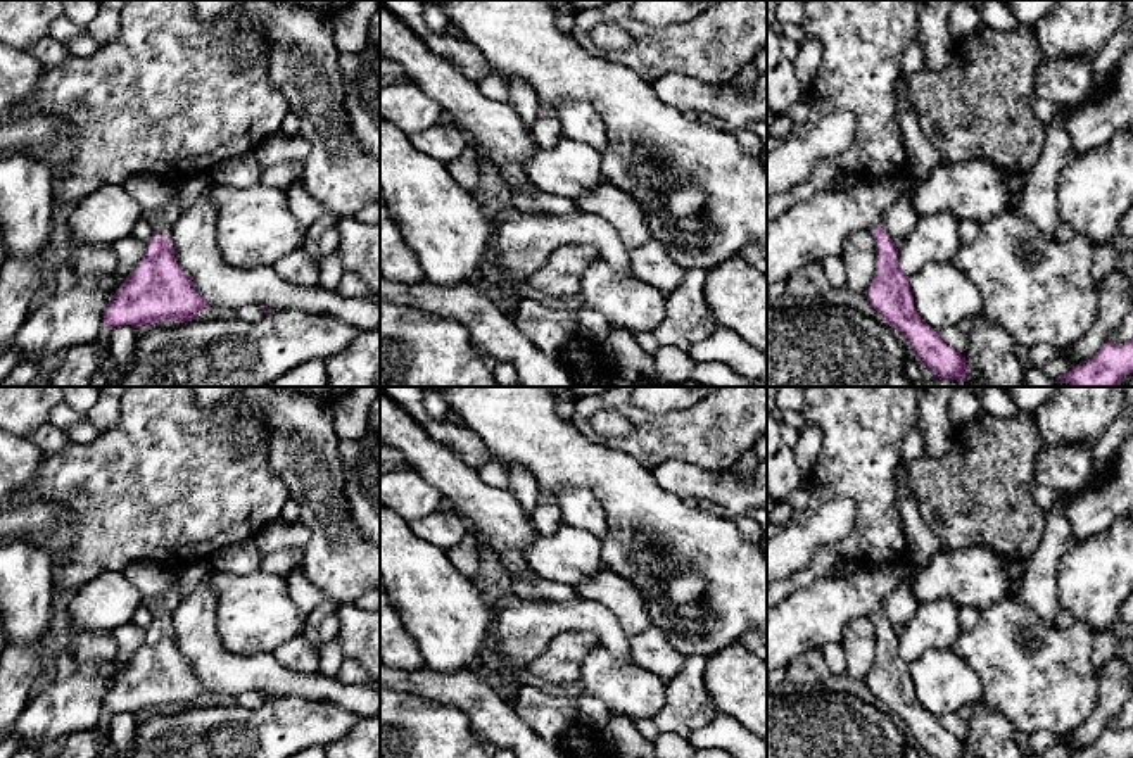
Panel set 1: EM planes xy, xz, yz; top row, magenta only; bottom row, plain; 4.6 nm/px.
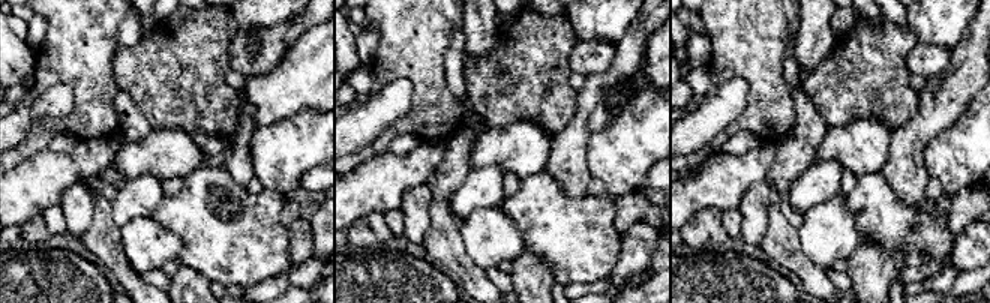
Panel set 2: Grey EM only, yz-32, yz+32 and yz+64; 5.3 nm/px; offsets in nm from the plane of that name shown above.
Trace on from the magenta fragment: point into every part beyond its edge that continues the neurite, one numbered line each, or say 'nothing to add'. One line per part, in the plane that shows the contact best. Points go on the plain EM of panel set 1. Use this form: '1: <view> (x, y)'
1: yz (900, 605)

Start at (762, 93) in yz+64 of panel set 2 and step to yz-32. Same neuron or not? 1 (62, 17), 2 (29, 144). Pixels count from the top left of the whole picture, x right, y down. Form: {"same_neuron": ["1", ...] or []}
{"same_neuron": ["1", "2"]}

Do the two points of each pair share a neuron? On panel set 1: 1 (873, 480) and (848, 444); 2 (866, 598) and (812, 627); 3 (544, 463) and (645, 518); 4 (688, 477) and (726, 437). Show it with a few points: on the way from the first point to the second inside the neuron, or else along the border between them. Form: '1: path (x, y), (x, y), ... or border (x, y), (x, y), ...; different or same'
1: path (864, 472), (857, 453); same
2: path (852, 598), (840, 600), (826, 613); same
3: path (569, 463), (589, 463), (620, 494); same
4: border (657, 465), (683, 460), (710, 470), (729, 470); different

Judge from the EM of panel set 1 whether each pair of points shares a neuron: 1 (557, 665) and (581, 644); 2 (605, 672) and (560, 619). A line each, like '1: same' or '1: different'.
1: same
2: different

